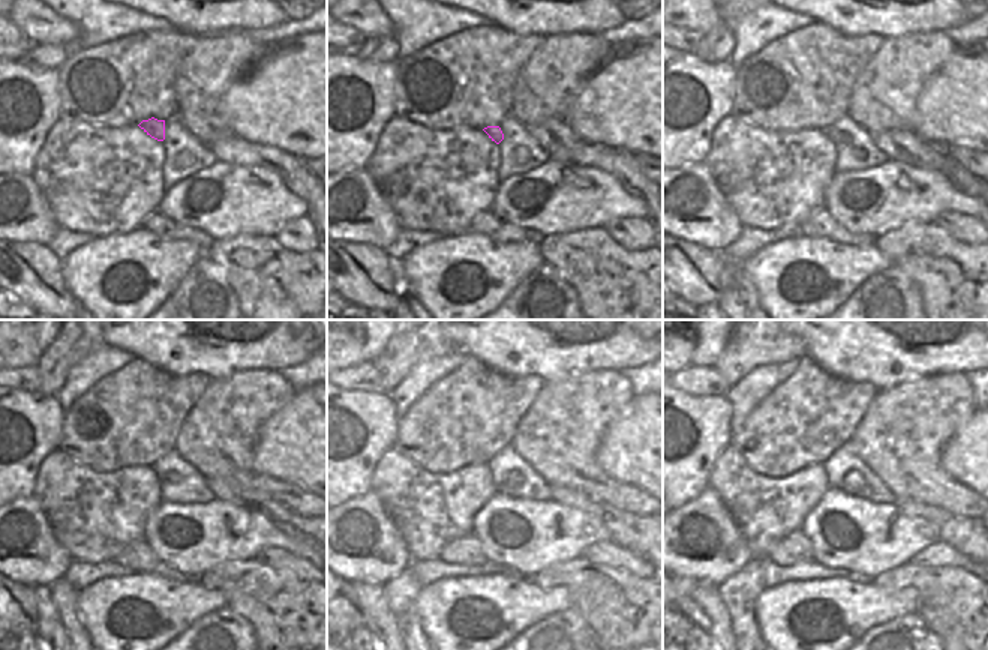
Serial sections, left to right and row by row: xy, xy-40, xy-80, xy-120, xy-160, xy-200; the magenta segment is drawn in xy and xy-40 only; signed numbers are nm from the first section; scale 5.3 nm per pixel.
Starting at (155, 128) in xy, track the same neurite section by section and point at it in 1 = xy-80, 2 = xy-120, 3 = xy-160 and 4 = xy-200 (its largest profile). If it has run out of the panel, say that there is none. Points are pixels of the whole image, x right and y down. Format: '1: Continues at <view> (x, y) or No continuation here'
1: Continues at xy-80 (835, 137)
2: Continues at xy-120 (173, 478)
3: Continues at xy-160 (513, 479)
4: Continues at xy-200 (852, 481)

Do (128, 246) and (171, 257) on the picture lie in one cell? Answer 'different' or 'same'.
same

